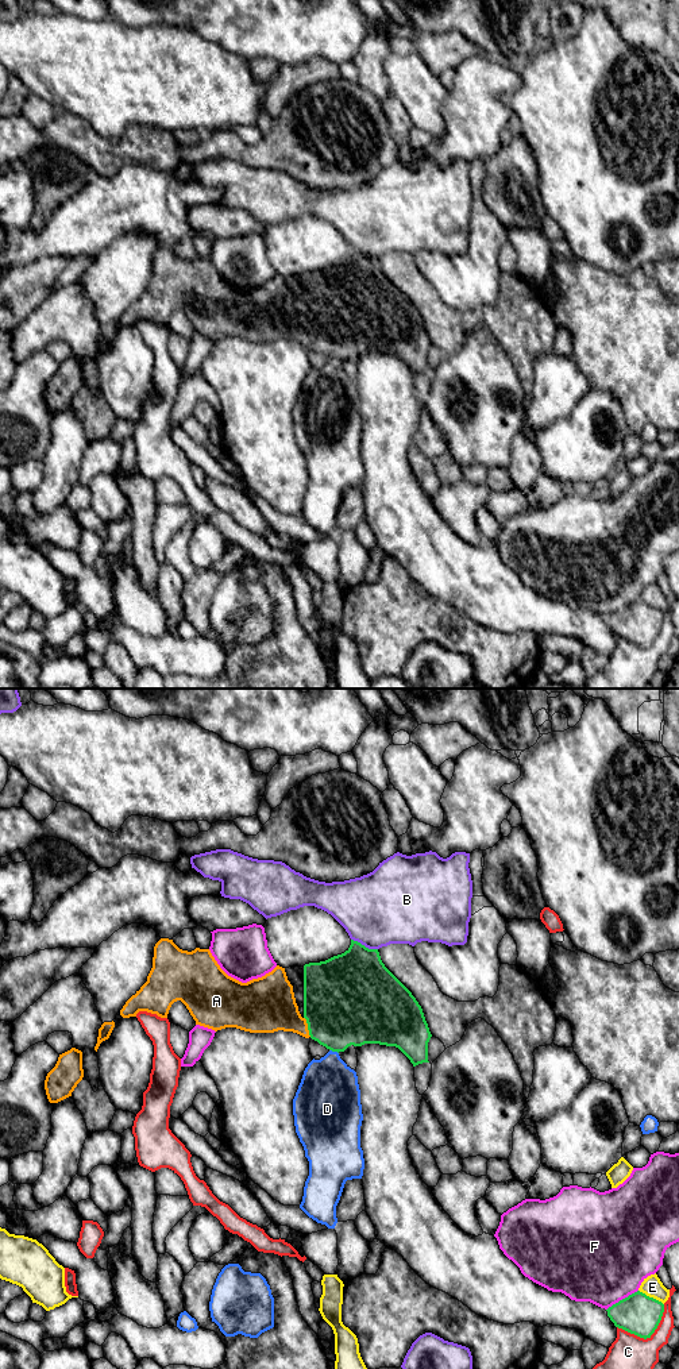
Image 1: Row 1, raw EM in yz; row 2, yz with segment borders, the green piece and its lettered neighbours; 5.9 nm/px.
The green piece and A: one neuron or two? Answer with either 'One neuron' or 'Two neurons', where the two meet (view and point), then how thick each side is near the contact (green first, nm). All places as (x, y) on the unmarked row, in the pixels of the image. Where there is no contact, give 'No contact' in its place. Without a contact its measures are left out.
One neuron. Touches green at yz (308, 335). Thickness 480 nm (green) against 300 nm

